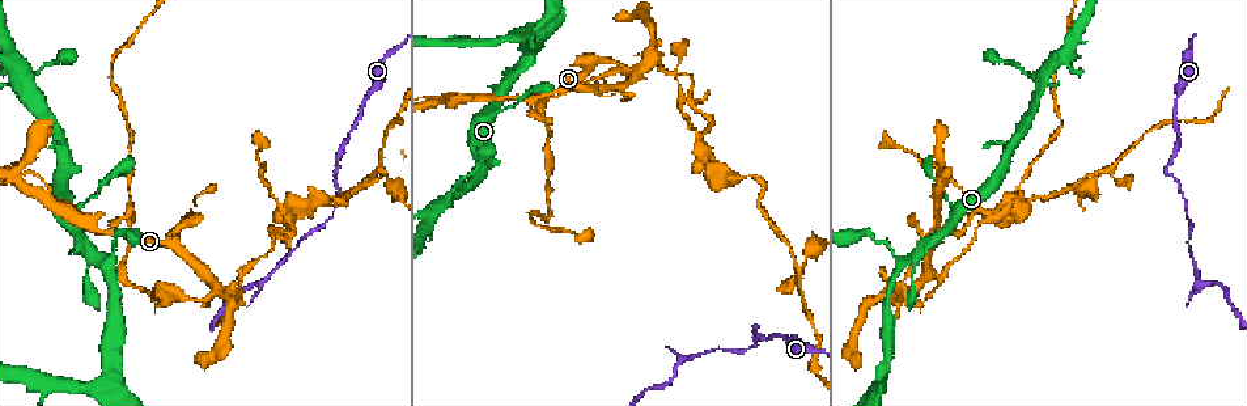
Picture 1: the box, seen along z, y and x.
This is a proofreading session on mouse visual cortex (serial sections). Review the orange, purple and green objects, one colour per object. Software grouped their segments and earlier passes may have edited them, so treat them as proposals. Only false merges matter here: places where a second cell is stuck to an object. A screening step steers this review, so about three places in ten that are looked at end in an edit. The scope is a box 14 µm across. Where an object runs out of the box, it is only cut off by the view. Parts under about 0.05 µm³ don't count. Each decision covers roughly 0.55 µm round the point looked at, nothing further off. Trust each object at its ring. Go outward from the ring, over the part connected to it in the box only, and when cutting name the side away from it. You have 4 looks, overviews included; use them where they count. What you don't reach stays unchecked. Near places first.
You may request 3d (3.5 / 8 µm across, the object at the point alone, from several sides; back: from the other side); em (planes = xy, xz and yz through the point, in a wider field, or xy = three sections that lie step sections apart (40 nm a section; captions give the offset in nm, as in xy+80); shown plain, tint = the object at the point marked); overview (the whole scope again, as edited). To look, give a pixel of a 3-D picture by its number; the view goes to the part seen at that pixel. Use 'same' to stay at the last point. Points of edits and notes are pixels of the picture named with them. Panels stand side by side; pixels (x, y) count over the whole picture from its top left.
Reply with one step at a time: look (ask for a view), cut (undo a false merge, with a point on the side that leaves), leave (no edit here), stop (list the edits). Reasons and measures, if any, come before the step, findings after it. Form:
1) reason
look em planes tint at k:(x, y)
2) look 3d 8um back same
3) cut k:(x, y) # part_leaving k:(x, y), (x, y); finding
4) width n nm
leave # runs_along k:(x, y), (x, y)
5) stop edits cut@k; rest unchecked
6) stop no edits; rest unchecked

calibre changes
look 3d 3.5um at 1:(916, 302)

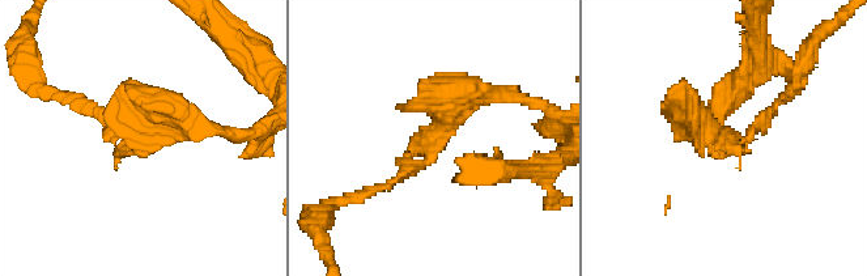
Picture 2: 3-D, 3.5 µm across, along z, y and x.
arm_widths 100, 300 nm
look em xy step 5 tint at 2:(431, 153)

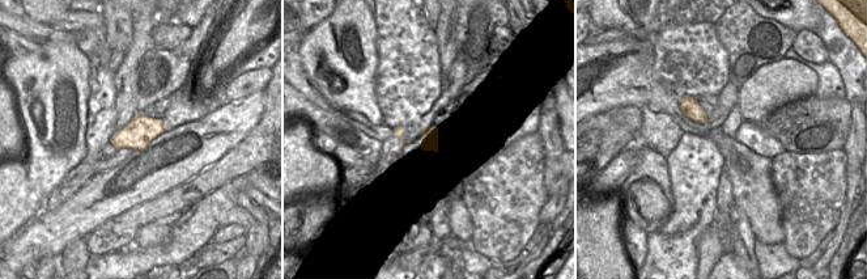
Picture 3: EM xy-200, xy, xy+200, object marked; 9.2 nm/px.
cut 2:(93, 113) # part_leaving 2:(421, 165), (324, 211); two cells meet here

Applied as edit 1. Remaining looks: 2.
three arms meet
look 3d 3.5um back at 1:(647, 61)

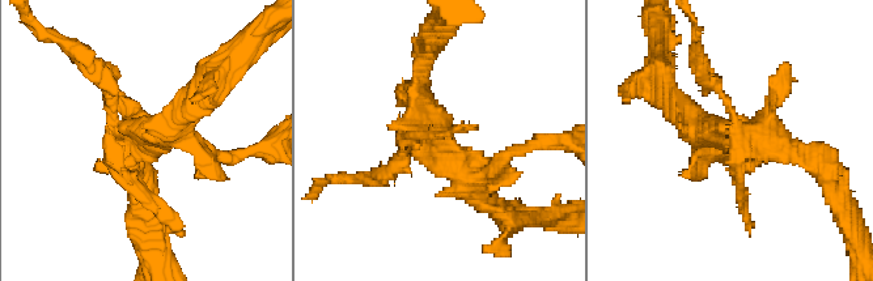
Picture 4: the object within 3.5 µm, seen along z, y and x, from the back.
cut 4:(393, 170) # two cells meet here

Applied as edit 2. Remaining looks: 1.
stop edits cut@2, cut@4; rest unchecked

